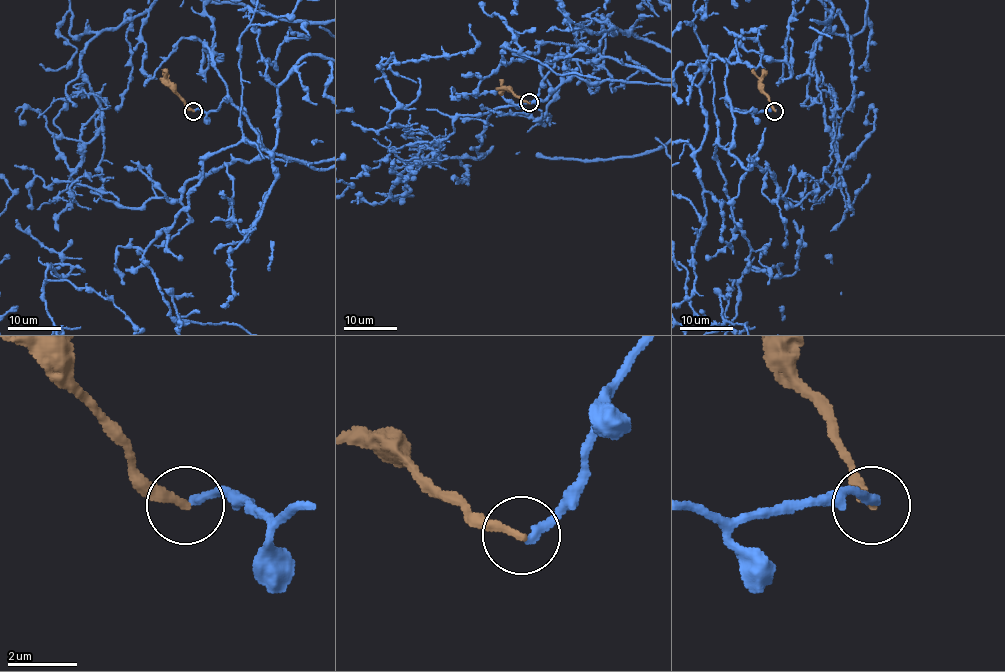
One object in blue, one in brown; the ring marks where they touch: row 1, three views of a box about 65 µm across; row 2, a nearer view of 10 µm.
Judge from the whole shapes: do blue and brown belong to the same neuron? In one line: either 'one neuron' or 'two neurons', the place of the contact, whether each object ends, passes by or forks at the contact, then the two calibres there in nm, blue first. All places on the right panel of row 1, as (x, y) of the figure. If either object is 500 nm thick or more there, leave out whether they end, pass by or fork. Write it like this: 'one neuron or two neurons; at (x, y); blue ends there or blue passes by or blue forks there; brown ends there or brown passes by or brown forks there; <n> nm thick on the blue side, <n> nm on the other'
two neurons; at (774, 111); blue ends there; brown ends there; 260 nm thick on the blue side, 280 nm on the other

